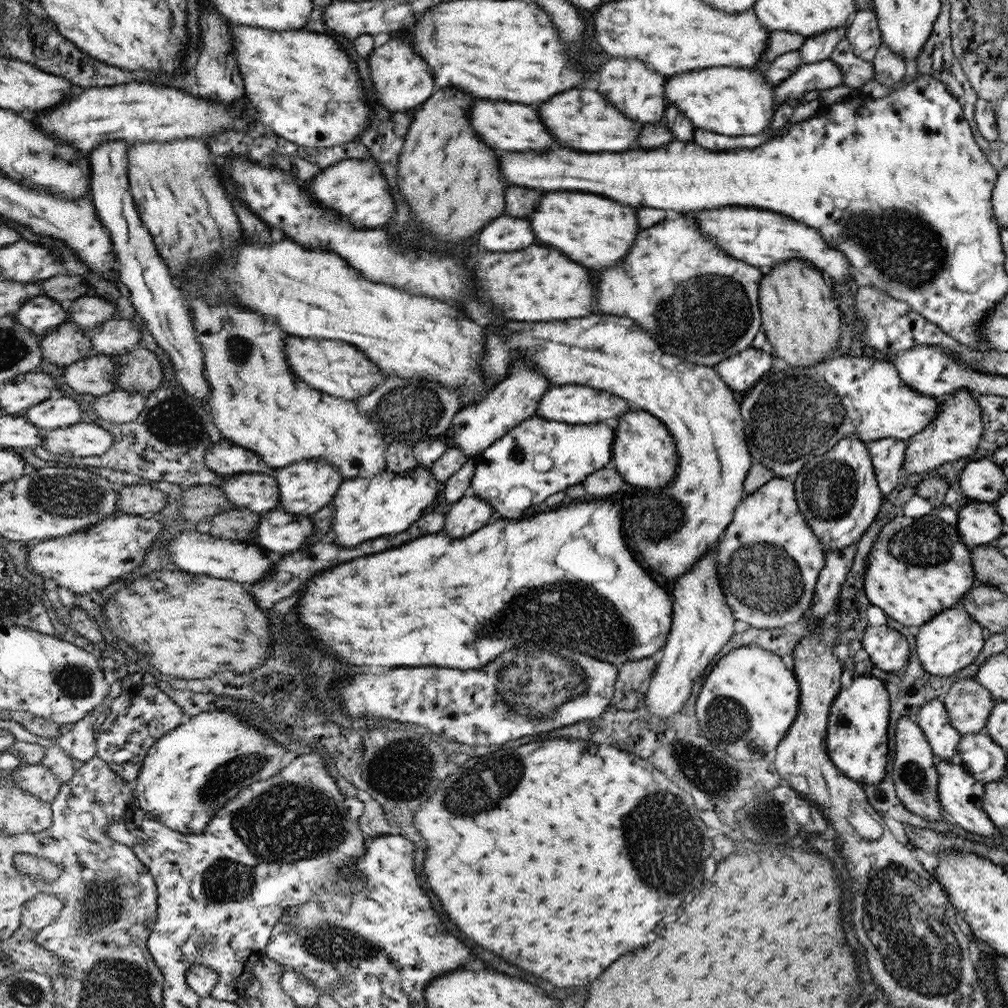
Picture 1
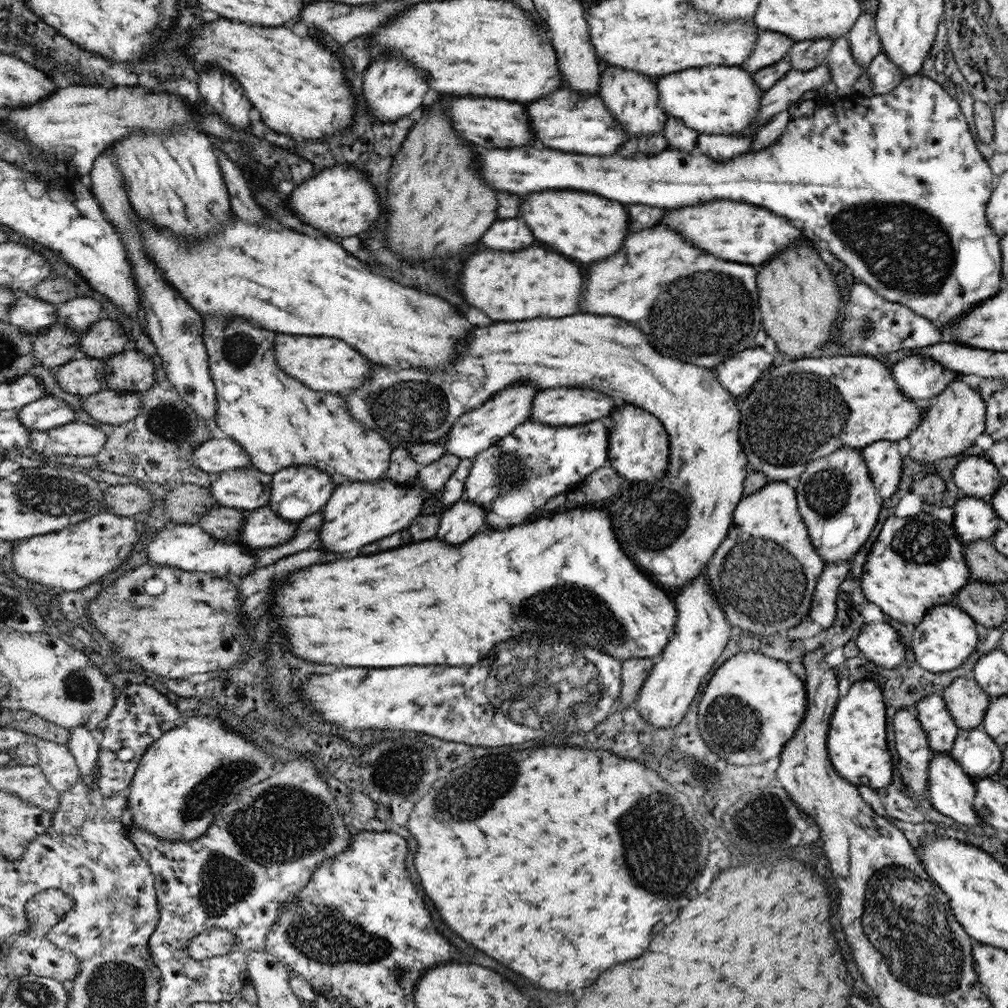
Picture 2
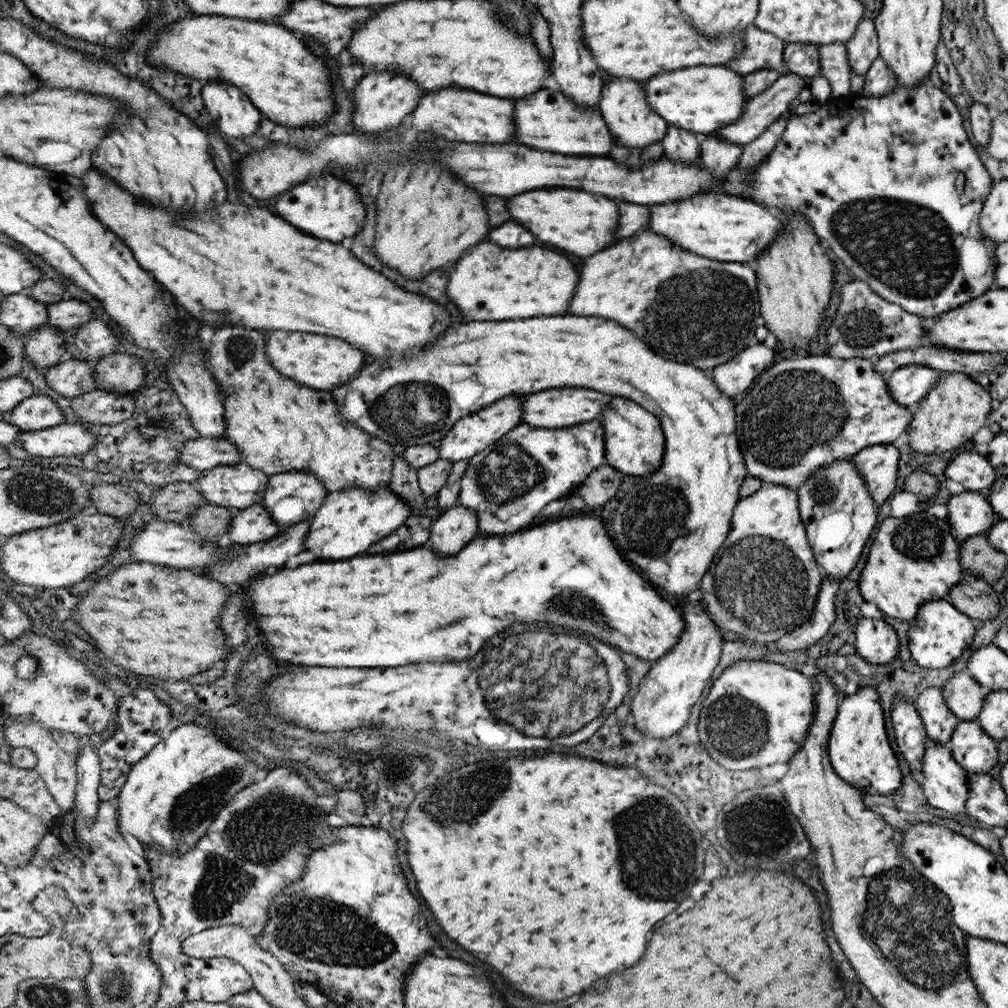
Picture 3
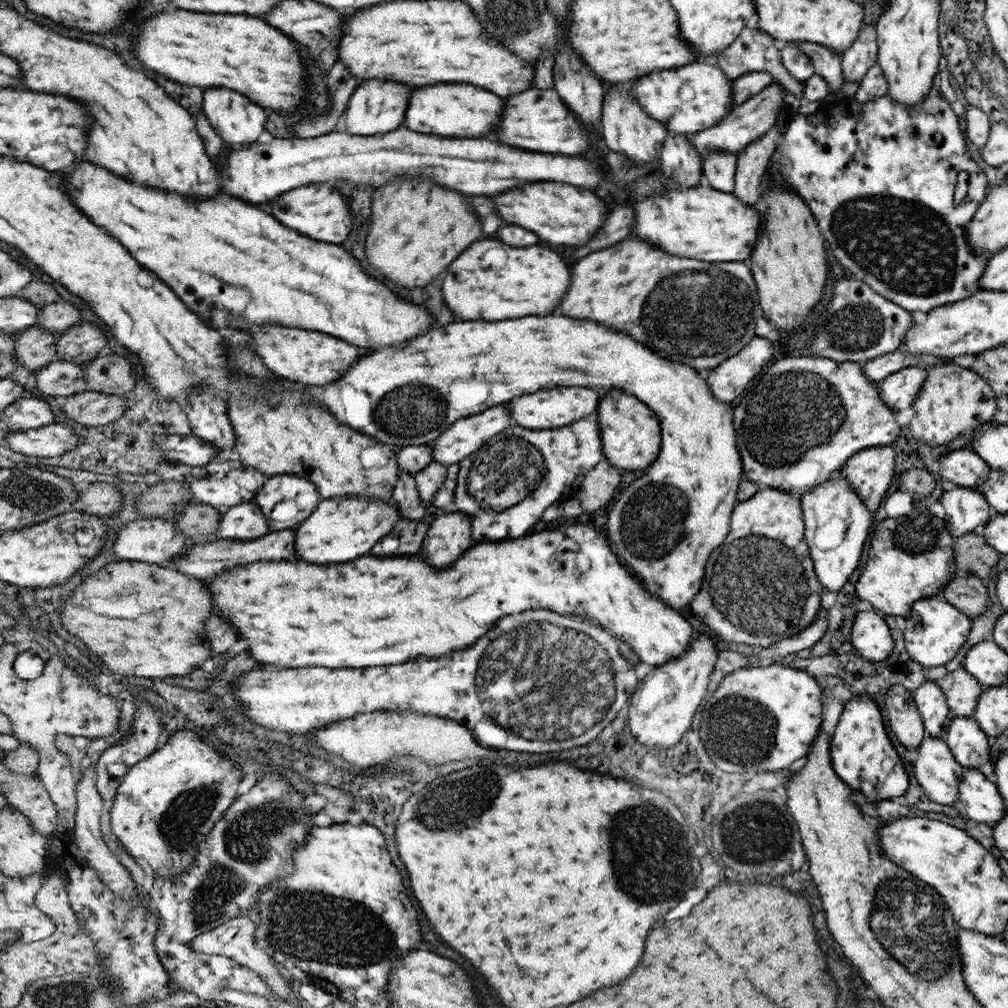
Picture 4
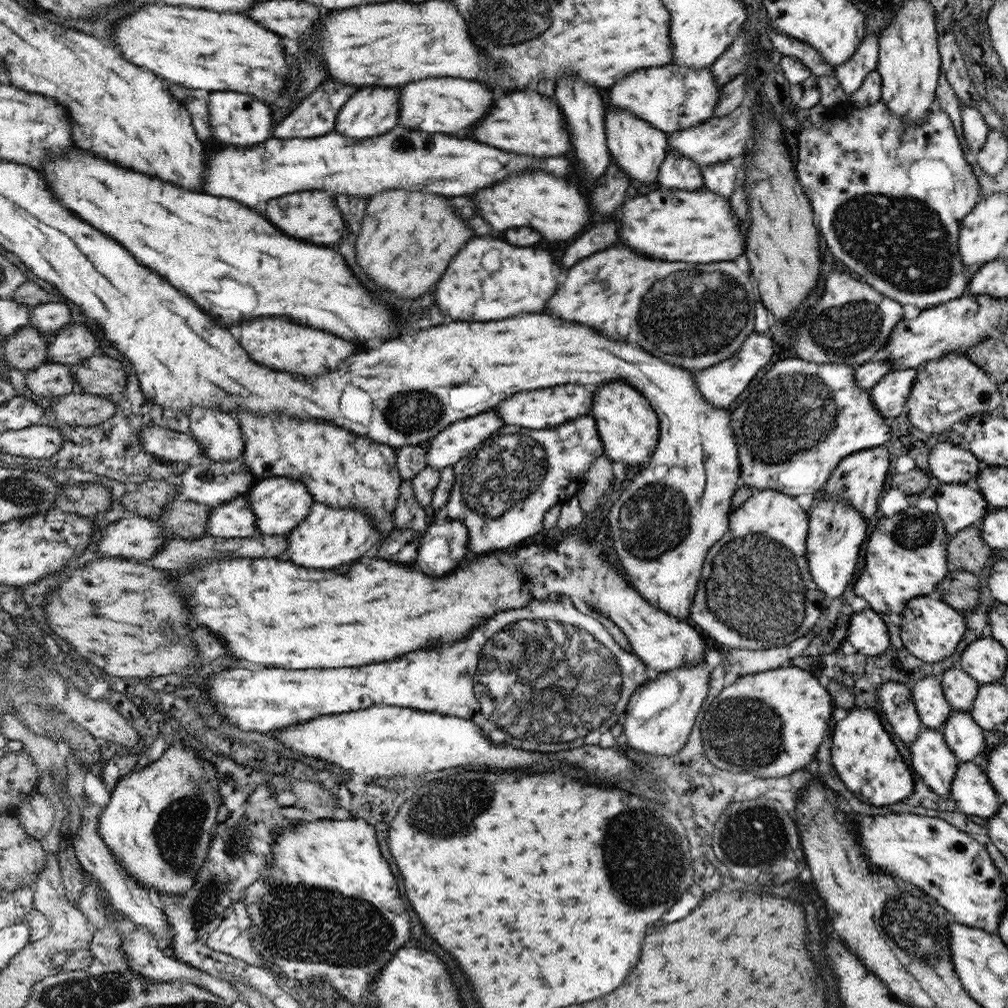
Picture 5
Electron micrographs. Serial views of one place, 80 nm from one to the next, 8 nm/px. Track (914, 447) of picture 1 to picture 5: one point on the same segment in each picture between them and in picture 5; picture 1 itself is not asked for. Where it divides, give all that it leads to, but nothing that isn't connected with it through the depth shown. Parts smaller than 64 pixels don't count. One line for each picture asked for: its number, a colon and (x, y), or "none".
2: (954, 418)
3: (957, 406)
4: (953, 398)
5: (953, 389)

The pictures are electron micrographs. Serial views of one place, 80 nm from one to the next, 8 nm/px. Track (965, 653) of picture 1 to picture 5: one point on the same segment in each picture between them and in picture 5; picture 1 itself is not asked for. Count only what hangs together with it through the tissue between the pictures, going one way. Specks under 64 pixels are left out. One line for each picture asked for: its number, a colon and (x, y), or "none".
2: (947, 635)
3: (940, 634)
4: (935, 631)
5: (931, 629)

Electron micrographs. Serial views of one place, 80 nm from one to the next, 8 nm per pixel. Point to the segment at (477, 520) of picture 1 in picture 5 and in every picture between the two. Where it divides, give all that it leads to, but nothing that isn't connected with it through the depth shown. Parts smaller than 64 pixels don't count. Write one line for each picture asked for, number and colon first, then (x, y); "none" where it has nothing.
2: (462, 520)
3: (455, 527)
4: (453, 530)
5: (443, 546)

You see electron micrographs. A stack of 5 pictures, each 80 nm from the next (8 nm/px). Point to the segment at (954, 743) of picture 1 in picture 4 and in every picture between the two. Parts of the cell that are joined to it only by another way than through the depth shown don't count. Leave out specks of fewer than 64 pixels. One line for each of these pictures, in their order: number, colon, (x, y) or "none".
2: (933, 712)
3: (940, 721)
4: (929, 699)

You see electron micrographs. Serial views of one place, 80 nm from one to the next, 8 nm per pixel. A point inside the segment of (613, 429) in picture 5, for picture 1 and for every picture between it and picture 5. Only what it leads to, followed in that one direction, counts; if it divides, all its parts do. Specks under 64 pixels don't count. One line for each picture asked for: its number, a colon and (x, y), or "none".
1: (645, 454)
2: (639, 448)
3: (635, 441)
4: (631, 432)

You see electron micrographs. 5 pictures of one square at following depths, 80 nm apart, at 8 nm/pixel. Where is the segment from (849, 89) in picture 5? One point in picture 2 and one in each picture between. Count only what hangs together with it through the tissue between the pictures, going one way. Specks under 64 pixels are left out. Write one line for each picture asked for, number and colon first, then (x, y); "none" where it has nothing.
2: (865, 44)
3: (863, 48)
4: (856, 60)

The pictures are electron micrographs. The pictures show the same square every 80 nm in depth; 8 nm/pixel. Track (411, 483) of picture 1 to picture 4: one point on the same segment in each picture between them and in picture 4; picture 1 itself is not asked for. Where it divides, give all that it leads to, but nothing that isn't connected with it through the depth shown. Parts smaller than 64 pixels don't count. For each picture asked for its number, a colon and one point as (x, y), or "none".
2: (359, 514)
3: (349, 522)
4: (339, 530)

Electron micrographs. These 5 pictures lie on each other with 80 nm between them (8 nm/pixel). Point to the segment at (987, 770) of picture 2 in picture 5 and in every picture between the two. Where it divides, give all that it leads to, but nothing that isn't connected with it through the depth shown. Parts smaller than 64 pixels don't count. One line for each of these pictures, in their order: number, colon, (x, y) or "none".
3: (974, 749)
4: (969, 744)
5: (964, 736)

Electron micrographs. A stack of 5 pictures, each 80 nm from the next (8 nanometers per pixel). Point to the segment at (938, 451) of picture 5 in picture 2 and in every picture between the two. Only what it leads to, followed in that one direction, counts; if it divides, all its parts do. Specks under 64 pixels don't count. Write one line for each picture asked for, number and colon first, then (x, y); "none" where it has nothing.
2: (976, 476)
3: (975, 473)
4: (964, 467)

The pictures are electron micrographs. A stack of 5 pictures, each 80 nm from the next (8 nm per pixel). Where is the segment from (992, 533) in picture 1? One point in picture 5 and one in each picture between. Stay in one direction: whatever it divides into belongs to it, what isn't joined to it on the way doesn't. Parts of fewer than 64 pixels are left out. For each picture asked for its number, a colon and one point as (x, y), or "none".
2: (974, 519)
3: (970, 512)
4: (966, 510)
5: (959, 505)

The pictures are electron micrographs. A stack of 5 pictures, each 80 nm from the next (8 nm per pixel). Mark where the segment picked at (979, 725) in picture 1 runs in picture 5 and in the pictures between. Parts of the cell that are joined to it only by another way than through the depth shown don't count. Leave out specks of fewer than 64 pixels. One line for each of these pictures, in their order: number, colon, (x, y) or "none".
2: (968, 702)
3: (965, 695)
4: (962, 690)
5: (961, 689)

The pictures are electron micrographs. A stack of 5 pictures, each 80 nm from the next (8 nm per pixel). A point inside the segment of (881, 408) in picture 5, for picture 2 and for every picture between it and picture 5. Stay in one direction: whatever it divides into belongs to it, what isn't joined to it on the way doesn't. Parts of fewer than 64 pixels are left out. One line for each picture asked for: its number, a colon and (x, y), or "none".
2: (919, 378)
3: (909, 384)
4: (899, 391)

